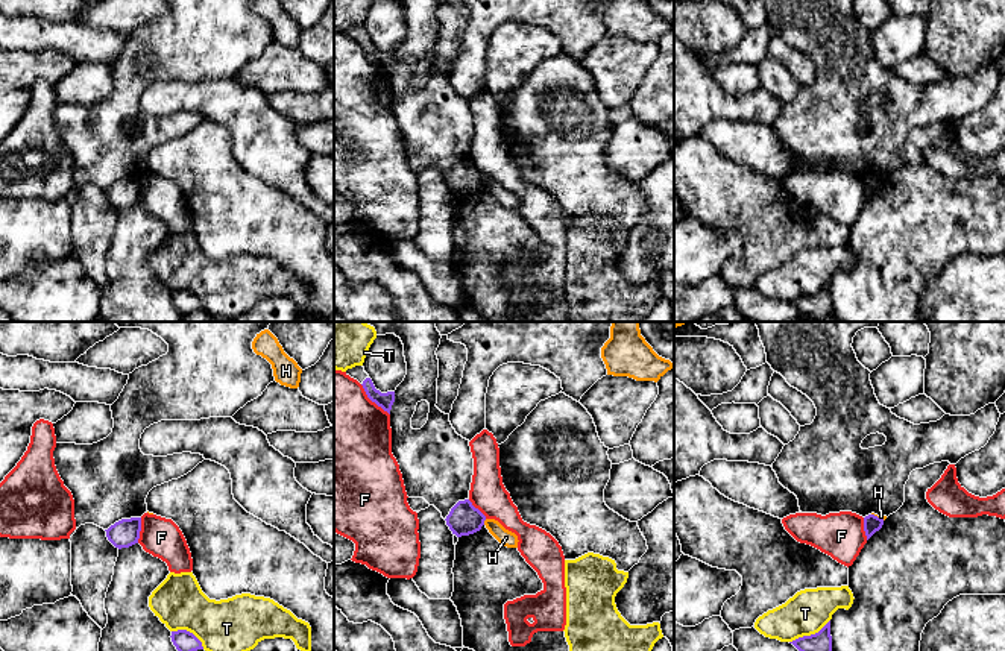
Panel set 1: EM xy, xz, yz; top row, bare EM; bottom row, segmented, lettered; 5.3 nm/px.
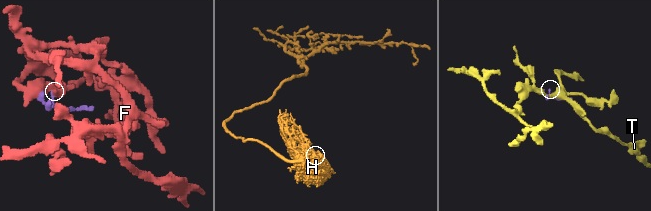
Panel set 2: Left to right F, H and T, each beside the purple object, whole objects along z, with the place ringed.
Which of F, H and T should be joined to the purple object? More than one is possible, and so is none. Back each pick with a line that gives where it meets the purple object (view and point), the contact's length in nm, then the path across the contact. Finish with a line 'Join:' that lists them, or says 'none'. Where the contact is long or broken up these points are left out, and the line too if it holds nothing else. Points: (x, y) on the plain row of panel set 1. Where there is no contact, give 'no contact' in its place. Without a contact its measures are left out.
Join: none

